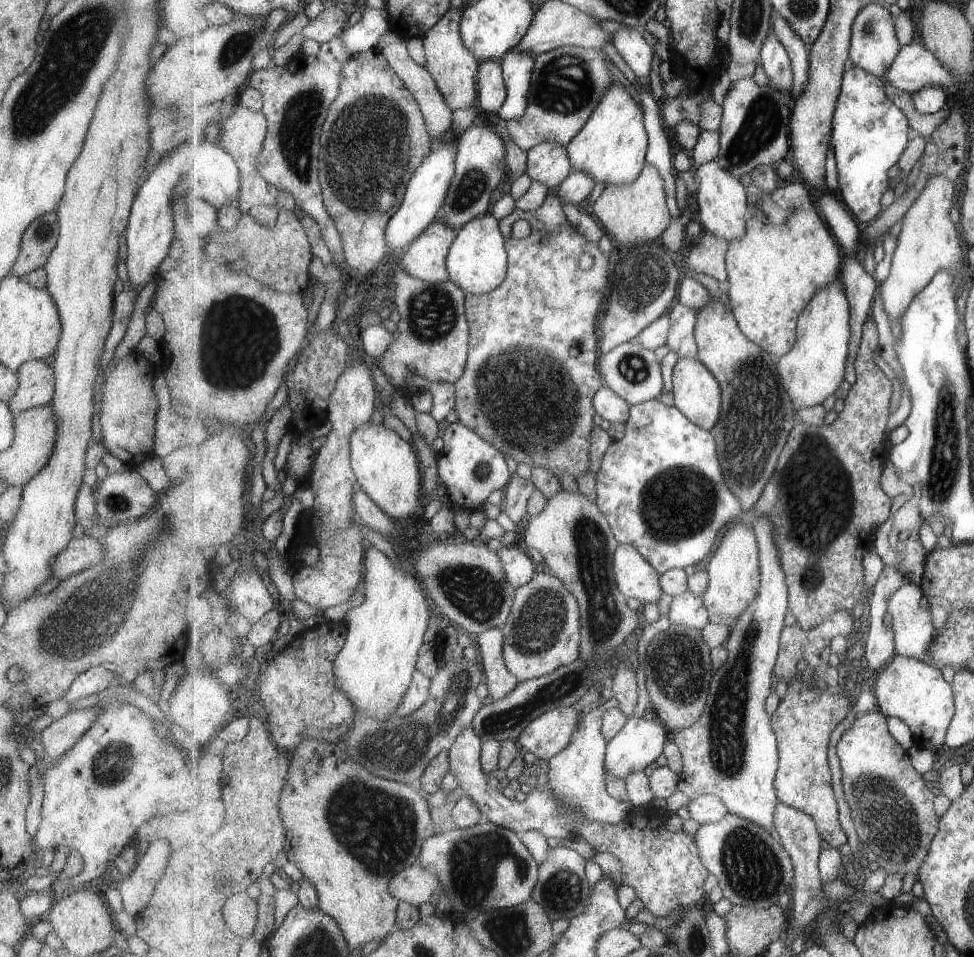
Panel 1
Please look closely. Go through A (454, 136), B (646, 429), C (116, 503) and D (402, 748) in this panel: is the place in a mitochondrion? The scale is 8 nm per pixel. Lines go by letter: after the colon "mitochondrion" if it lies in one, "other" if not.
A: other
B: other
C: mitochondrion
D: mitochondrion

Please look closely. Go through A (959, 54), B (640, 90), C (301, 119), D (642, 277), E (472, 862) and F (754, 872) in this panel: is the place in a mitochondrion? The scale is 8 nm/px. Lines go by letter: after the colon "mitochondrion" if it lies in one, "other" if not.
A: other
B: other
C: mitochondrion
D: mitochondrion
E: mitochondrion
F: mitochondrion

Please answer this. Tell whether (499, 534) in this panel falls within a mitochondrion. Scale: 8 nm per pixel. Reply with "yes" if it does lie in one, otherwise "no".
no

